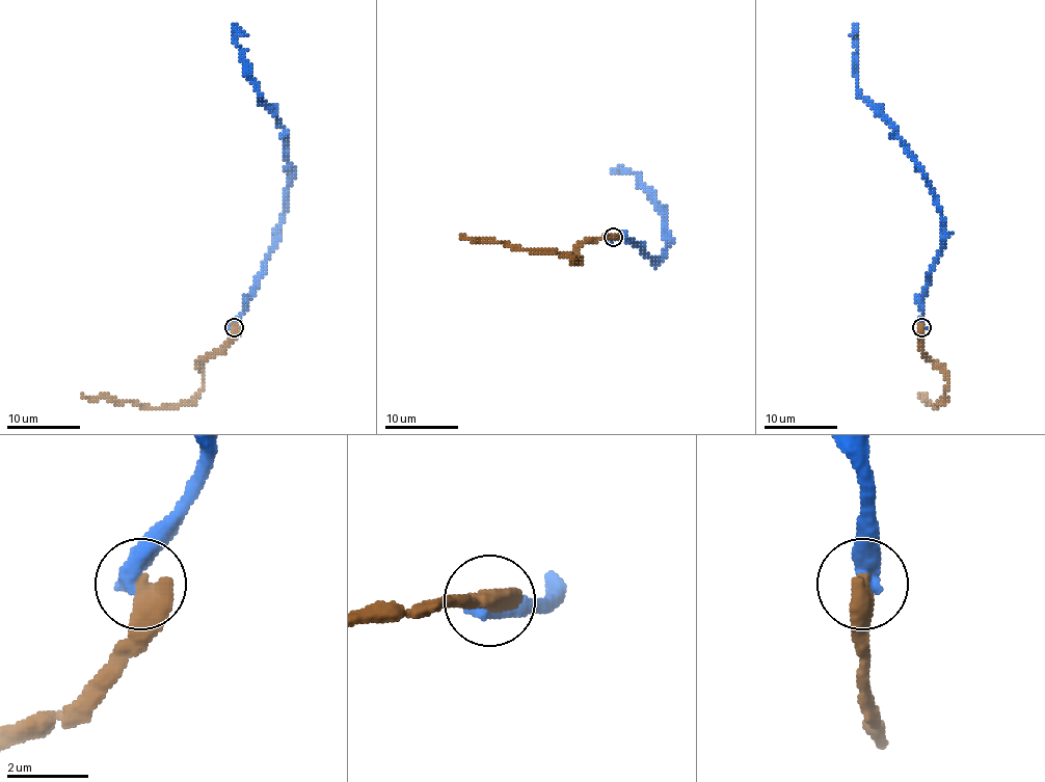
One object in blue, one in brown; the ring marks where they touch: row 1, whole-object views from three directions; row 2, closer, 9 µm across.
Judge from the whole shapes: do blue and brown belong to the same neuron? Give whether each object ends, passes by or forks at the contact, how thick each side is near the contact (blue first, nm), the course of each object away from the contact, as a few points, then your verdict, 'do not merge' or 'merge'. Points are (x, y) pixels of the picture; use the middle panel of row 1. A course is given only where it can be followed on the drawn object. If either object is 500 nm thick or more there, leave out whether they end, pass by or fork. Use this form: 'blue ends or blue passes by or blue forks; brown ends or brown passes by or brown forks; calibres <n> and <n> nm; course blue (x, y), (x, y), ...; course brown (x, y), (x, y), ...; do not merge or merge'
calibres 500 and 600 nm; course blue (612, 238), (626, 238), (650, 258), (660, 258), (669, 243), (663, 209), (634, 173), (626, 170), (610, 171); course brown (612, 238), (588, 240), (579, 248), (581, 263), (547, 250), (520, 250), (509, 245), (460, 236); do not merge

